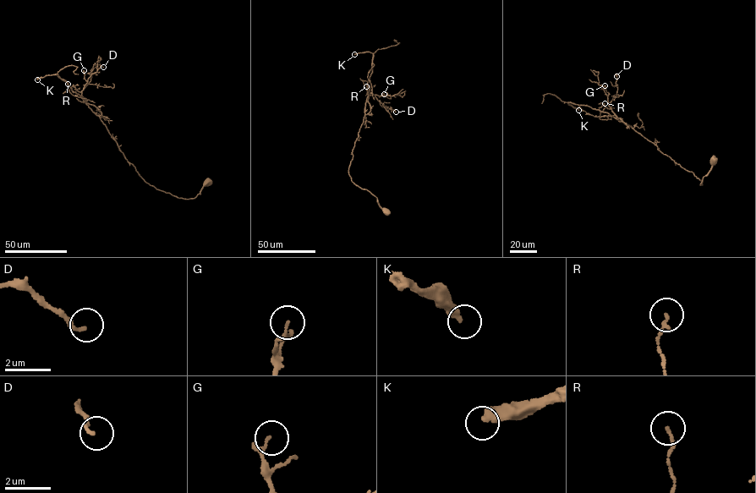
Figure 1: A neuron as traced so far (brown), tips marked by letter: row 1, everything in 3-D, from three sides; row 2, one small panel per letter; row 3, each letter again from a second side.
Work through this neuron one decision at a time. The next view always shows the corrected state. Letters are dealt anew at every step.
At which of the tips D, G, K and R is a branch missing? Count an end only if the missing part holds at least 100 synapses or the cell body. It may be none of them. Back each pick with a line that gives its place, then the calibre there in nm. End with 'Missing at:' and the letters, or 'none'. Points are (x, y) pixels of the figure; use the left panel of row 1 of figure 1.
K: (37, 79) | 400 nm
Missing at: K

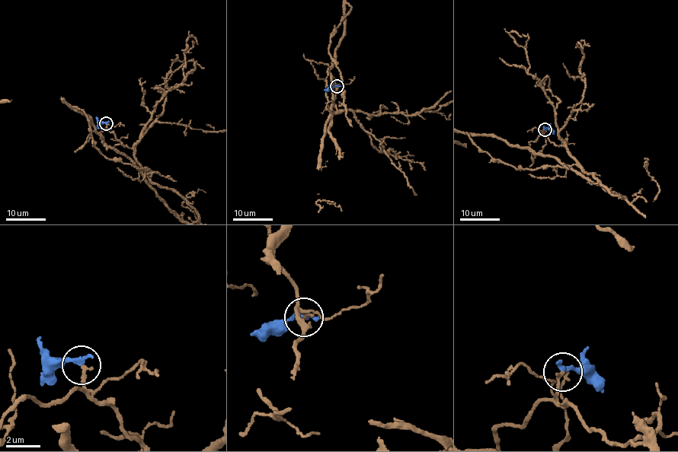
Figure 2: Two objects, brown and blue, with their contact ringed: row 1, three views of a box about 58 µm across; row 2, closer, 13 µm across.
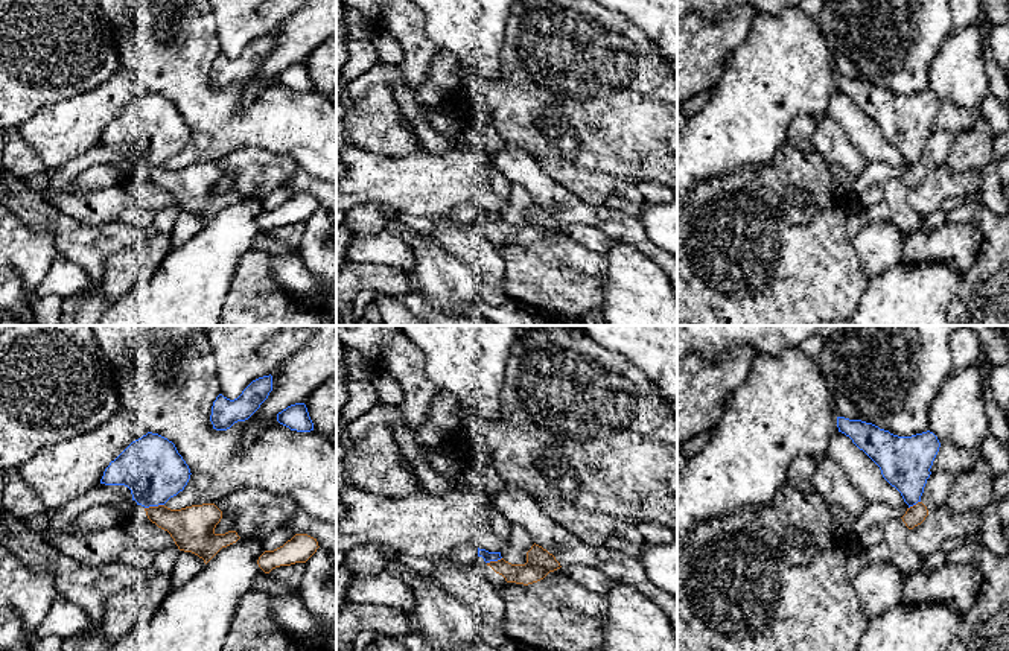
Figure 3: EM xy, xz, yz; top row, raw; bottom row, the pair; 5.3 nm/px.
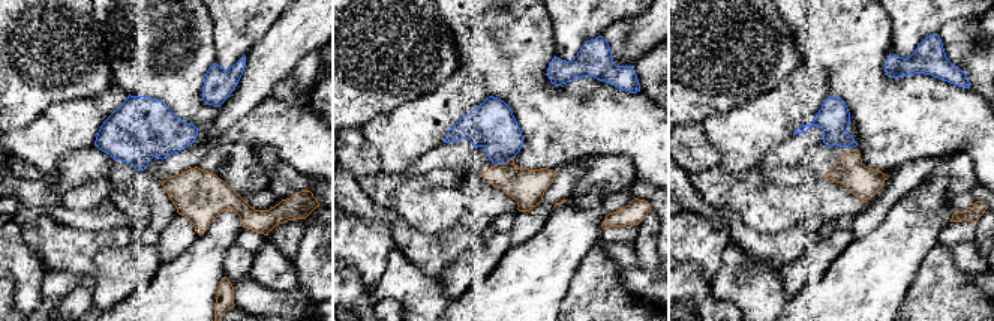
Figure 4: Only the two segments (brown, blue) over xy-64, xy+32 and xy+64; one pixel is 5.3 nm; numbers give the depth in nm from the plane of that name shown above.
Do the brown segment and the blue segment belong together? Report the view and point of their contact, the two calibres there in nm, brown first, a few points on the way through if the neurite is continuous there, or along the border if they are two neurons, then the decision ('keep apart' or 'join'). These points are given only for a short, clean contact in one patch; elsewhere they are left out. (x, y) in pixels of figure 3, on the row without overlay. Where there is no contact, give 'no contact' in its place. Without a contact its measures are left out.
meets brown in xy at (154, 166); 240 nm thick on the brown side, 320 nm on the other; keep apart

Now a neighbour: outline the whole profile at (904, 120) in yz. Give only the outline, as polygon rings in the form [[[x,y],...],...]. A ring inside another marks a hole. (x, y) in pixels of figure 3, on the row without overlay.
[[[837,76],[837,87],[880,126],[883,137],[901,152],[909,167],[921,161],[941,106],[933,91],[898,96],[872,82],[845,76]]]

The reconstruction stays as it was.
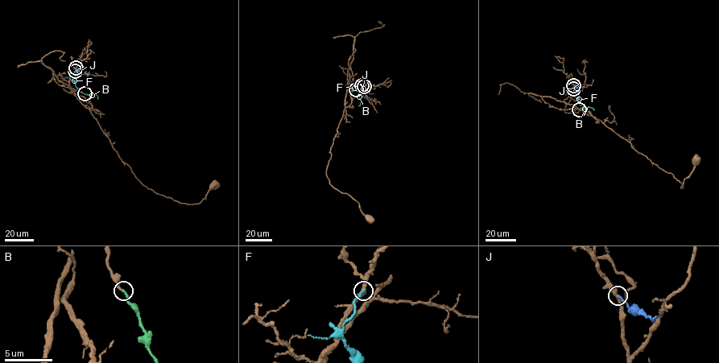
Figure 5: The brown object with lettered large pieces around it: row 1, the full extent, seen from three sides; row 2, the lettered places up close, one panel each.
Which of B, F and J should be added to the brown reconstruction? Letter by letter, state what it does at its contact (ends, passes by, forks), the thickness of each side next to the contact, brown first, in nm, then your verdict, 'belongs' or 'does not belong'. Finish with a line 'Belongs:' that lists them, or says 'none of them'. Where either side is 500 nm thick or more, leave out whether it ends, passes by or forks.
B: it ends | 170/190 nm | belongs
F: it ends | 340/190 nm | does not belong
J: it ends | 280/200 nm | does not belong
Belongs: B

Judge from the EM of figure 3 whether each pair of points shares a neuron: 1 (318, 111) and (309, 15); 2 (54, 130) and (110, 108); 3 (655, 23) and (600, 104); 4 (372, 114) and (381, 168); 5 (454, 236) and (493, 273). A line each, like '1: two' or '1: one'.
1: two
2: one
3: two
4: two
5: one

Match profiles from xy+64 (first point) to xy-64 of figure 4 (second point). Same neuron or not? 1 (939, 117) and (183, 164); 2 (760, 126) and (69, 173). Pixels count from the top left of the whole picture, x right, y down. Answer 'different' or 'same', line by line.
1: same
2: different

